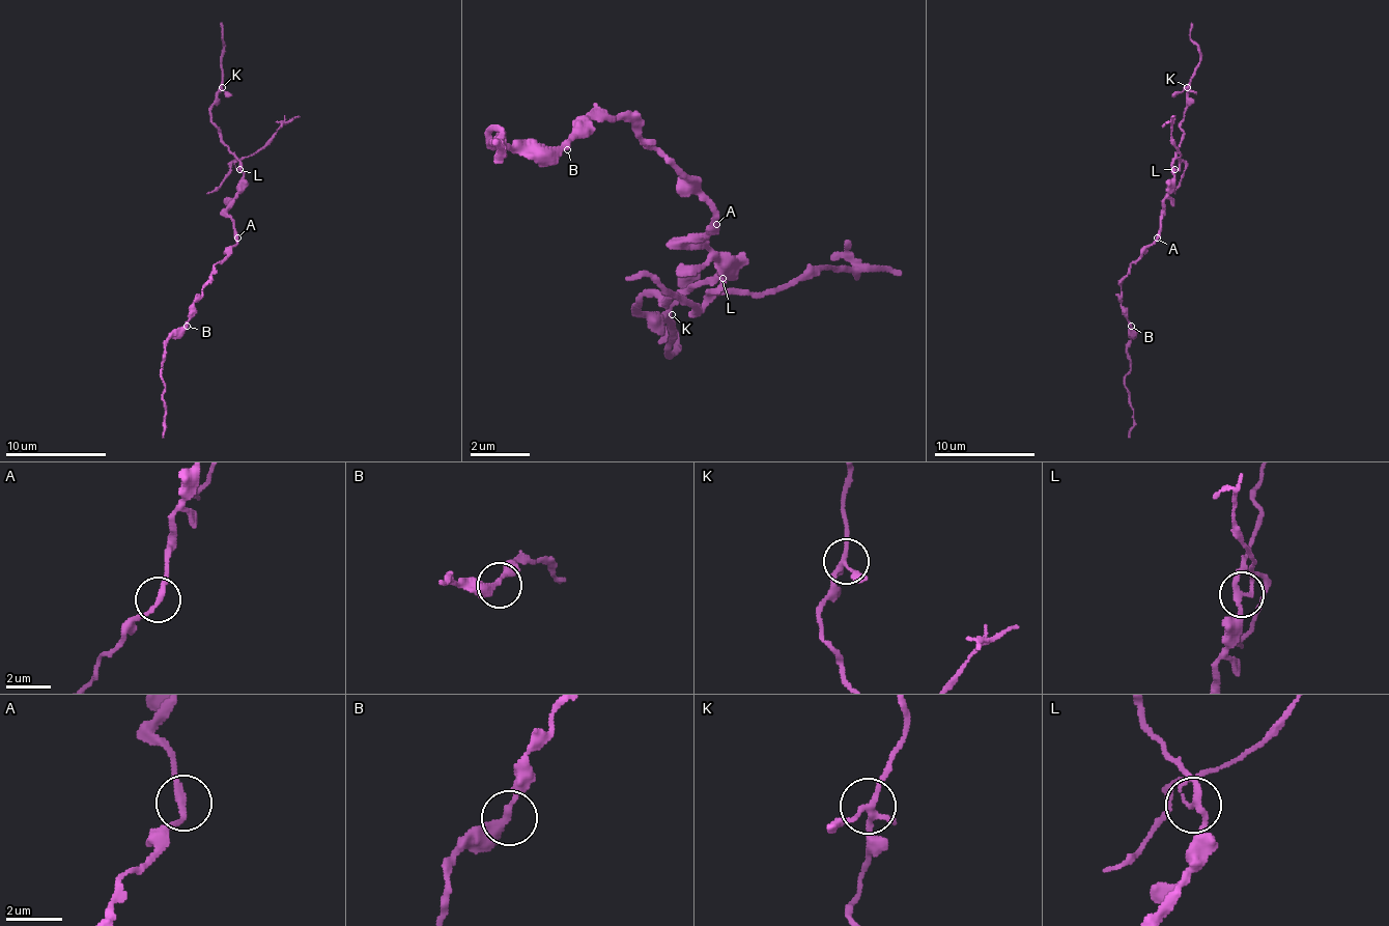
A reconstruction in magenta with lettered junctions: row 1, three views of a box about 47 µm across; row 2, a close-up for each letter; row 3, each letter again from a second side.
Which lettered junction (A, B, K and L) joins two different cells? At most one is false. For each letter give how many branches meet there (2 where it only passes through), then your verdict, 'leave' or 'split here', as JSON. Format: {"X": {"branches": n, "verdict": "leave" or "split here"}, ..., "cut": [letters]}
{"A": {"branches": 2, "verdict": "leave"}, "B": {"branches": 2, "verdict": "leave"}, "K": {"branches": 3, "verdict": "leave"}, "L": {"branches": 2, "verdict": "split here"}, "cut": ["L"]}

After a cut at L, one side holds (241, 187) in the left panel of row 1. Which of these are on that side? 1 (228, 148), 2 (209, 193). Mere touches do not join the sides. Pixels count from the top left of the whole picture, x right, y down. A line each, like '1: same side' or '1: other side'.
1: same side
2: other side

